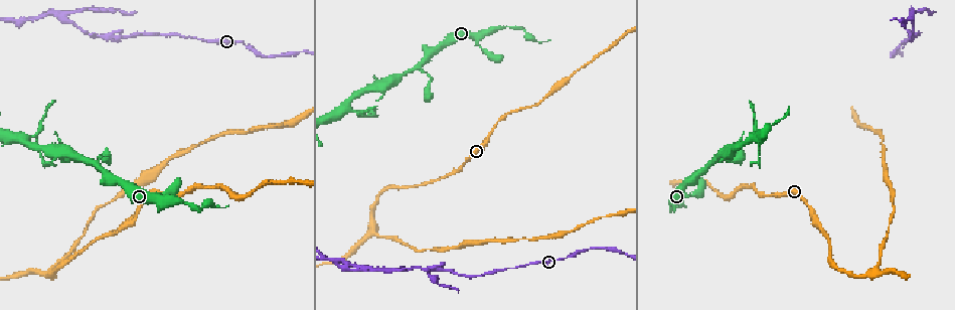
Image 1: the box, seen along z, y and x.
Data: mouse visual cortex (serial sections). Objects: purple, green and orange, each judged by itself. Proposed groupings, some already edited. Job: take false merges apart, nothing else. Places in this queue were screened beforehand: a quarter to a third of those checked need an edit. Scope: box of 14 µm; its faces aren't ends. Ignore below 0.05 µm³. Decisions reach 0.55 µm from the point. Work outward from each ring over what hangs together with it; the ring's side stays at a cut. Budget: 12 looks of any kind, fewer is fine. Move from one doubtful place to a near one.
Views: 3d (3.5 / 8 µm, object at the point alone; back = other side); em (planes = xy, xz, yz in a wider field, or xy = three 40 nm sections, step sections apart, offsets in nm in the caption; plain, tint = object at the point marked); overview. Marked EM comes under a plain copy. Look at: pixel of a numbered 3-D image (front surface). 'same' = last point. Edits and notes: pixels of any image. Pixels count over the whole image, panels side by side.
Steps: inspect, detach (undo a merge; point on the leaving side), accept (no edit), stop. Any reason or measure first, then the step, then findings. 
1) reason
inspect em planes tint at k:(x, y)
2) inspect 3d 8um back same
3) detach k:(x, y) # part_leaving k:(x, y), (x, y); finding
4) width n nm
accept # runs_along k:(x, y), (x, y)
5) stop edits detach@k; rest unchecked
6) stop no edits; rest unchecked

side arm on a straight run
inspect 3d 3.5um at 1:(97, 163)

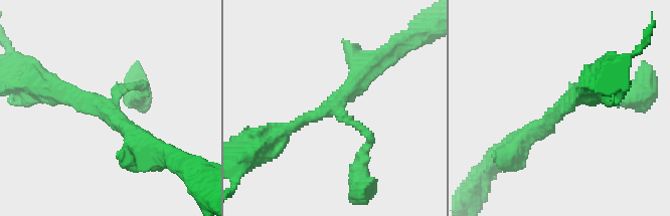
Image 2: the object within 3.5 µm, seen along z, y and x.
arms 3; arm_widths 150, 200, 250 nm; now the EM
inspect em xy step 5 tint at 2:(107, 109)

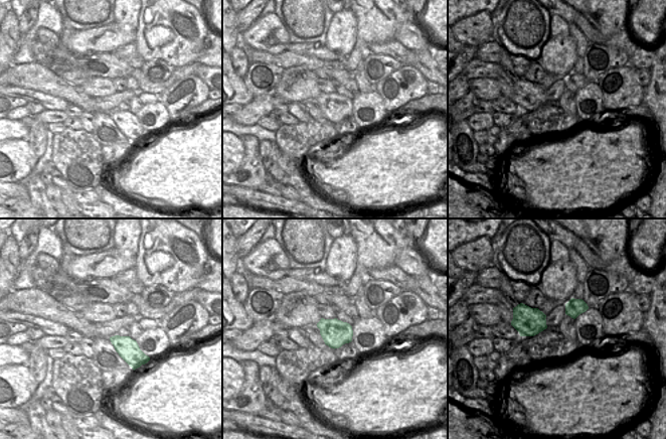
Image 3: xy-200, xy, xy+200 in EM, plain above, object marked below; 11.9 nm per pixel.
width 320 nm
accept # runs_along 2:(369, 62), (329, 109), (277, 137); continuous, no second cell

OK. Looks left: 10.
abrupt turn
inspect 3d 3.5um at 1:(188, 203)

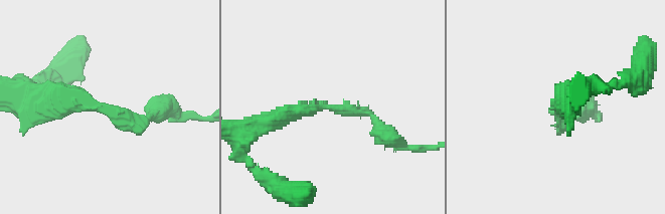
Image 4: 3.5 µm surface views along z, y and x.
arm_widths 150, 300 nm
inspect em planes tint at 4:(104, 107)

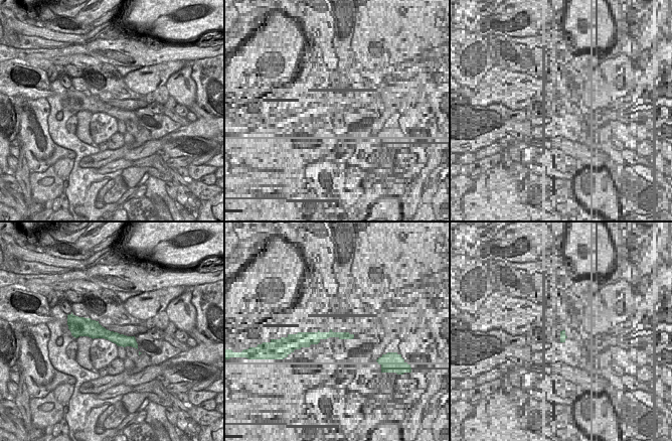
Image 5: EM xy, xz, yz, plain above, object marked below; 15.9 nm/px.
accept # runs_along 5:(79, 331), (99, 331), (134, 344); all the same cell

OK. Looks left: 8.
inspect 3d 8um at 1:(723, 194)

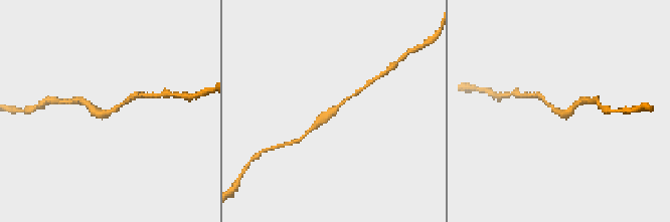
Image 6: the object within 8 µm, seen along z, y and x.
inspect 3d 3.5um at 6:(556, 111)

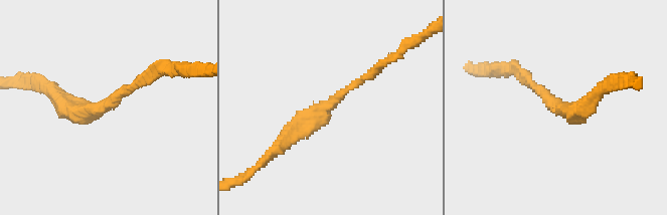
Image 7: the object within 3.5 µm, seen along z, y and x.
arm_widths 150, 300 nm
inspect em xy step 3 tint at 7:(104, 104)

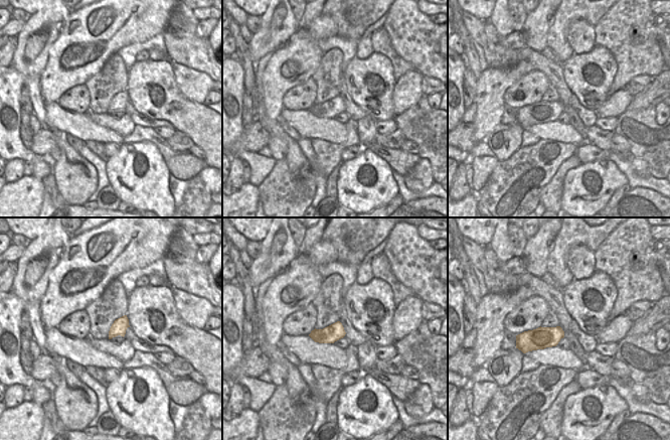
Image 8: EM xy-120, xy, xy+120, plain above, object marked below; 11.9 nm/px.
width 200 nm
accept # runs_along 7:(279, 143), (377, 68); all the same cell

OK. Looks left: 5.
three-way junction
inspect 3d 3.5um at 1:(63, 18)

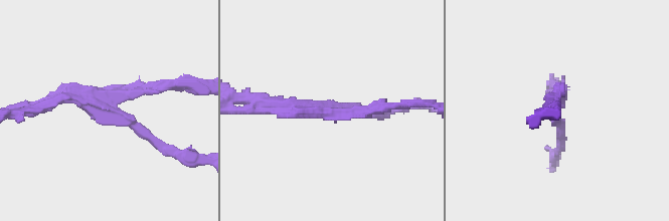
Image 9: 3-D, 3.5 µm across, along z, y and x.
inspect em planes tint at 9:(109, 106)

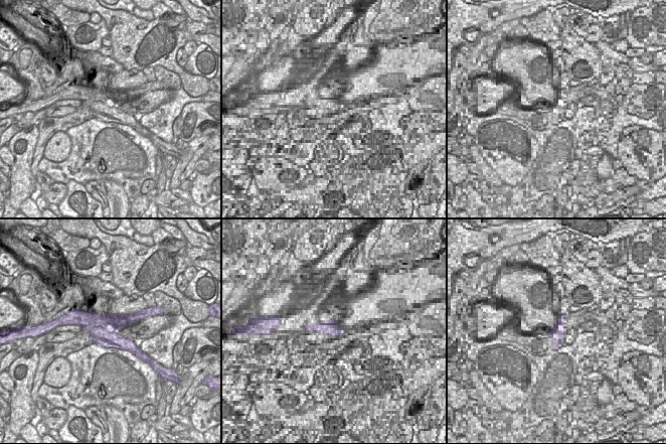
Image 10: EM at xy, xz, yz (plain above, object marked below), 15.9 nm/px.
arms 3
detach 9:(372, 106) # border 10:(73, 322), (116, 331); two cells meet here

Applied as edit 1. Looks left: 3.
three-way junction
inspect 3d 3.5um at 1:(342, 108)

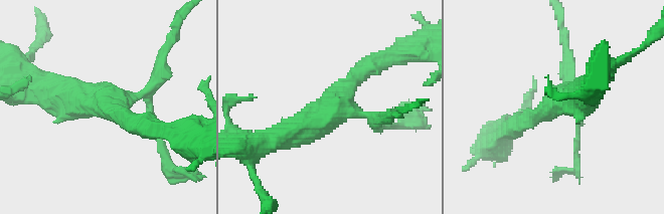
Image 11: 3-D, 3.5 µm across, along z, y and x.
arms 3; arm_widths 200, 250, 500 nm; need the tissue
inspect em xy step 2 tint at 11:(335, 106)

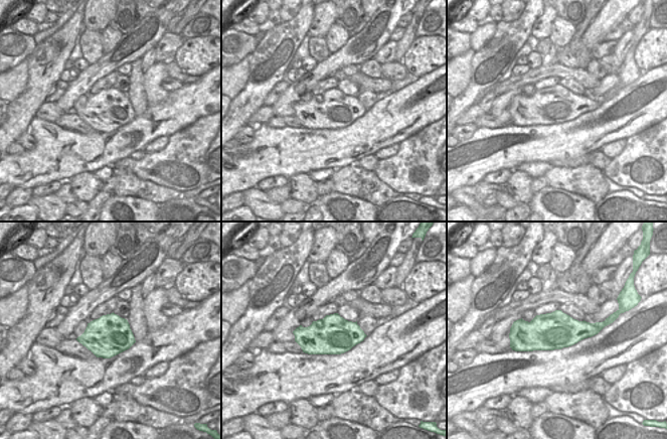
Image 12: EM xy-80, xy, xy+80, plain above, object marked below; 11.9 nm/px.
detach 11:(566, 64) # part_leaving 11:(143, 93), (158, 81), (180, 20); a second cell is stuck on

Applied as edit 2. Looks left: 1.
stop edits detach@9, detach@11; rest unchecked

